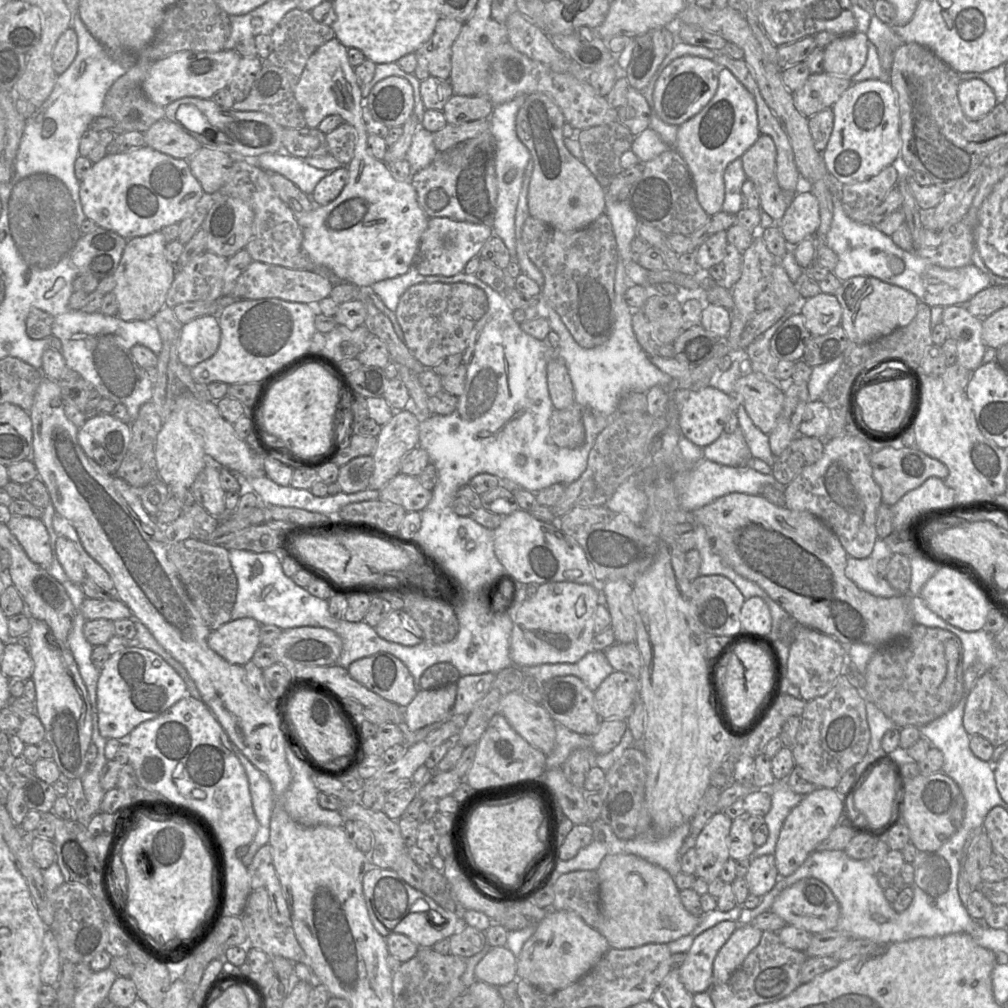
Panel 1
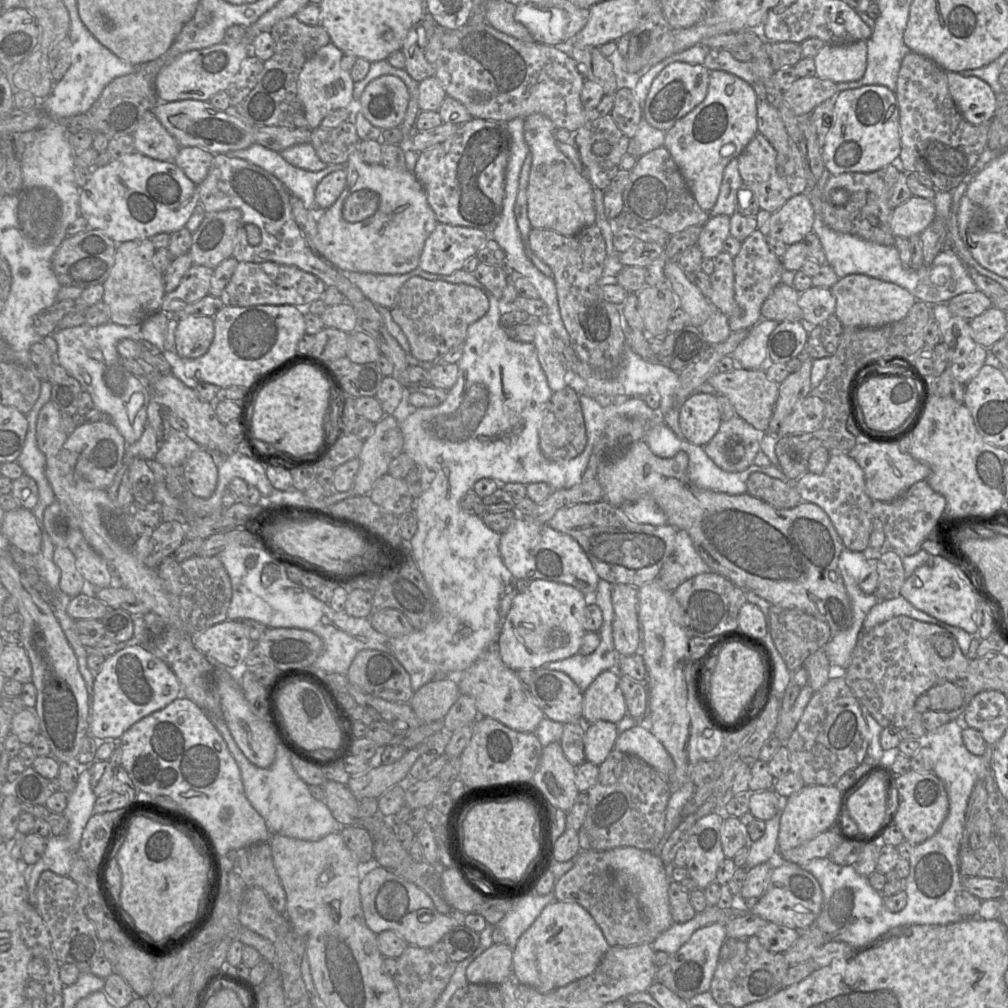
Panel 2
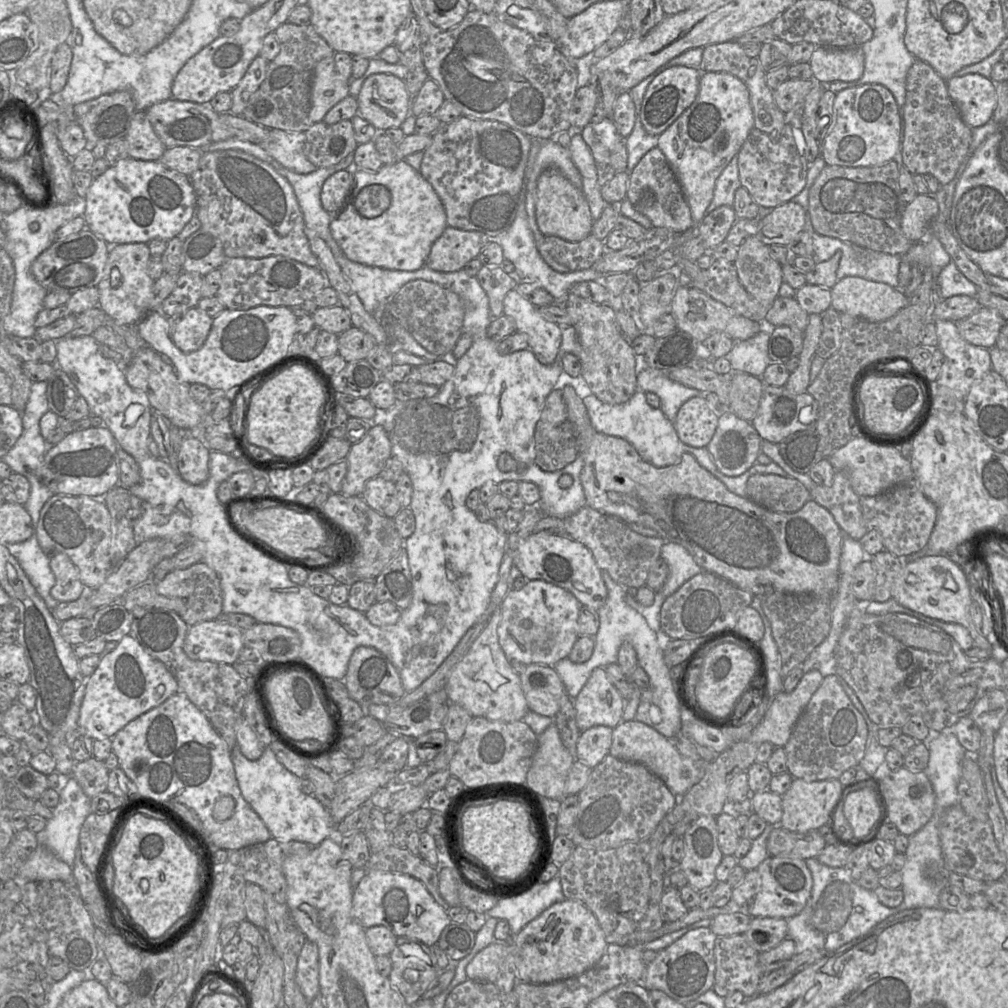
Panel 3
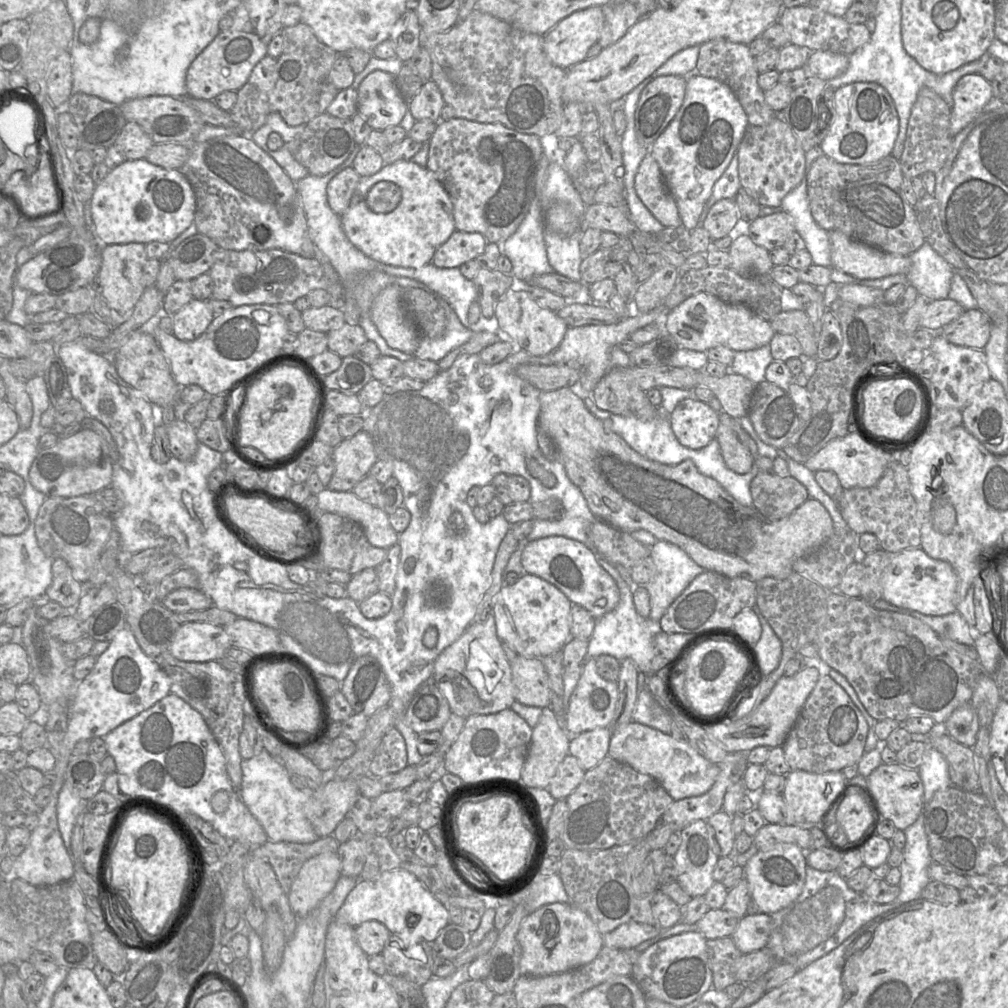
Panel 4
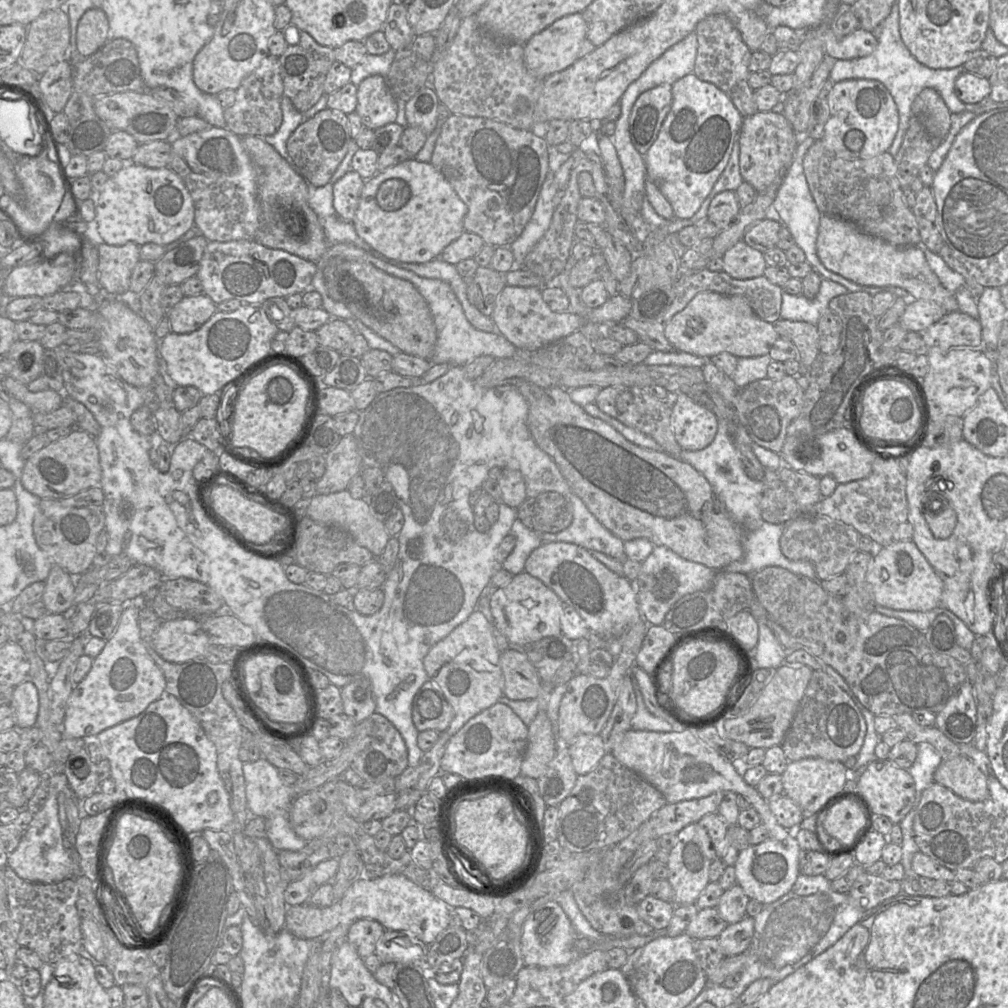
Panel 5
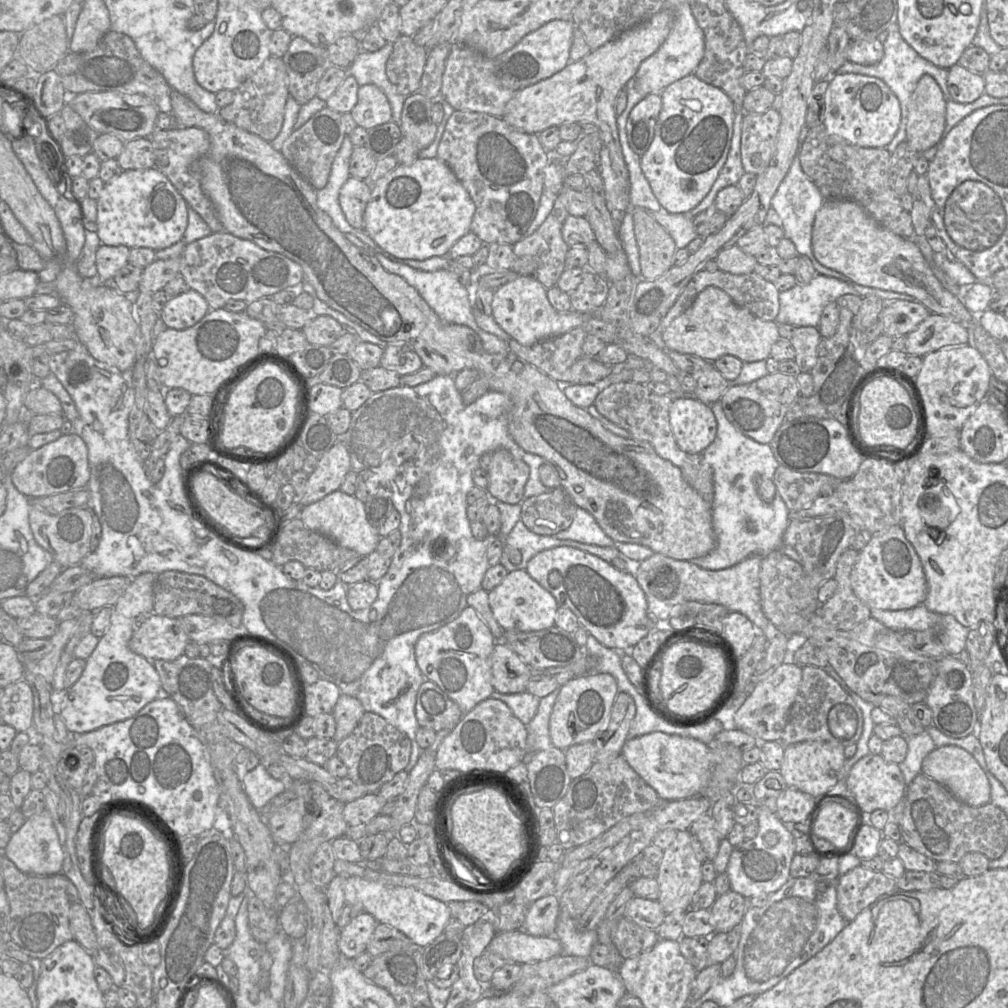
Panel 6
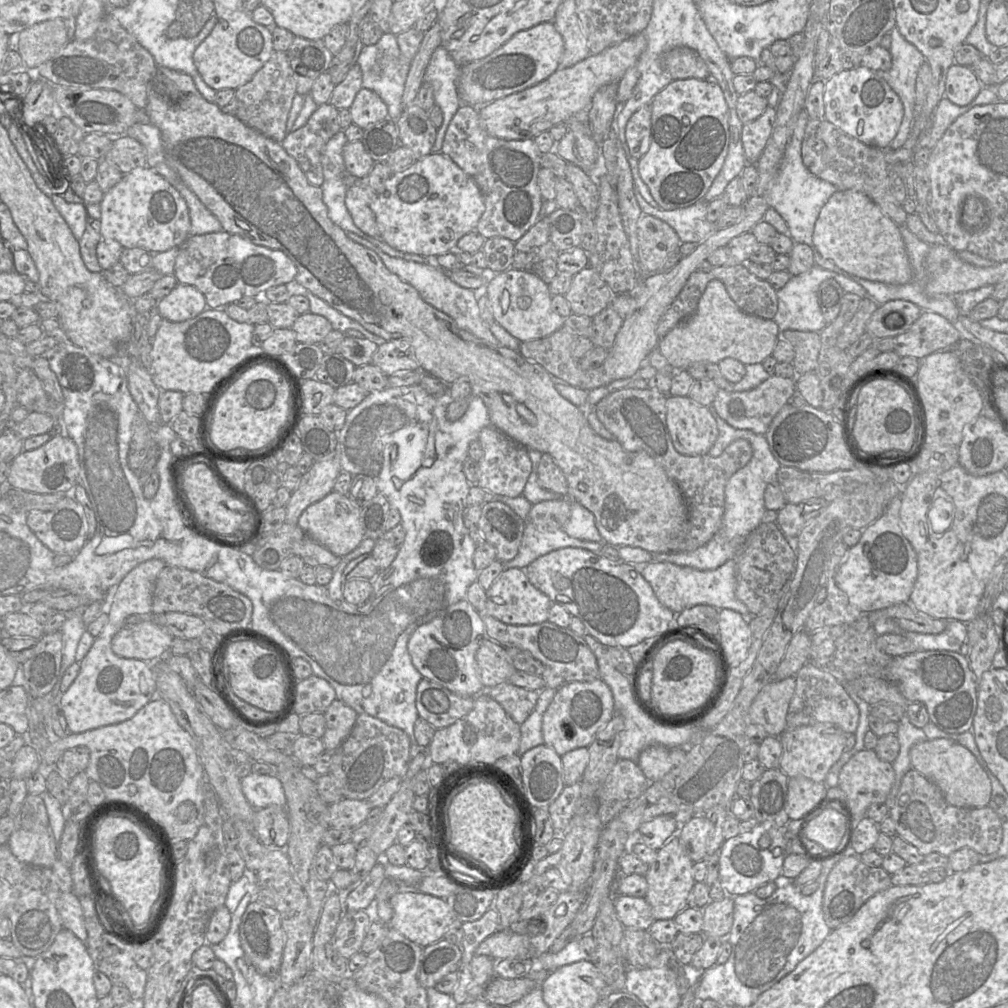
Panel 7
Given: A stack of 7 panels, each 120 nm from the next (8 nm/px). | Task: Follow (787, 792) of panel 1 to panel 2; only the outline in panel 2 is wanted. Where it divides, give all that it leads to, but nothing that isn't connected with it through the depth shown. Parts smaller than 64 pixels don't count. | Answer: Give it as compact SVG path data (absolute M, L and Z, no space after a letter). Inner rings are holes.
M779 796L779 810L773 818L765 821L764 835L749 845L748 858L743 867L745 870L749 870L758 864L773 863L776 860L780 818L787 798Z

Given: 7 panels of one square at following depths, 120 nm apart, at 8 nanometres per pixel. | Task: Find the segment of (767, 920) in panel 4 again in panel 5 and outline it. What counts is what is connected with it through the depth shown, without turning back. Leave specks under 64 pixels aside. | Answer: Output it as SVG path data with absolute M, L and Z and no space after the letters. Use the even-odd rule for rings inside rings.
M745 916L728 926L717 937L726 957L743 953L750 946L754 934L754 917Z

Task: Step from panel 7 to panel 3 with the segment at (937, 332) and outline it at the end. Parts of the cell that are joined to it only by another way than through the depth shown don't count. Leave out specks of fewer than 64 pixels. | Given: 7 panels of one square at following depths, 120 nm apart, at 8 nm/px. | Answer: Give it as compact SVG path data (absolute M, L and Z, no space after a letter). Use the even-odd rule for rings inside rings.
M981 306L972 315L955 323L965 341L990 349L996 344L1003 326L1003 318L997 310Z

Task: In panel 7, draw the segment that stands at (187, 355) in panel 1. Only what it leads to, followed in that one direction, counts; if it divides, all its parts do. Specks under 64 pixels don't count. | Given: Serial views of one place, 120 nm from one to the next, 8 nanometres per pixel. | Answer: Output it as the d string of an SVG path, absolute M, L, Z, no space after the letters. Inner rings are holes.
M178 283L157 303L158 313L171 322L195 318L207 308L205 296L194 286Z

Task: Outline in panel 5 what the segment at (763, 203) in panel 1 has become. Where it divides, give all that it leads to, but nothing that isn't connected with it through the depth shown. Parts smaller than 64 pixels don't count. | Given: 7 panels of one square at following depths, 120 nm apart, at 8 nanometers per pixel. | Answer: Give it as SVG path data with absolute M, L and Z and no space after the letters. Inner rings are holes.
M756 112L743 119L740 129L739 166L744 181L751 184L757 192L765 190L776 179L784 179L788 172L798 145L797 134L781 112Z

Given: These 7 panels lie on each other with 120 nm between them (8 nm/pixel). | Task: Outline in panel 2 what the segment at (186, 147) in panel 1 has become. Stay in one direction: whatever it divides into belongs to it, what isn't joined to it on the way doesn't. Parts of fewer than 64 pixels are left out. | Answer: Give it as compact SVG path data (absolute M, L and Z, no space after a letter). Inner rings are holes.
M151 111L142 116L132 133L135 151L159 161L173 161L180 145Z

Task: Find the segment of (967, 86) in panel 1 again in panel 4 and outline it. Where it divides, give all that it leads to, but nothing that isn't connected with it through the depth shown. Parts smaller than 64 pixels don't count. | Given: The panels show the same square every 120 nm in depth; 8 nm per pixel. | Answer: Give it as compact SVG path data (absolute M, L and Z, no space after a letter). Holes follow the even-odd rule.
M979 73L964 75L954 87L949 132L955 137L993 101L991 82Z

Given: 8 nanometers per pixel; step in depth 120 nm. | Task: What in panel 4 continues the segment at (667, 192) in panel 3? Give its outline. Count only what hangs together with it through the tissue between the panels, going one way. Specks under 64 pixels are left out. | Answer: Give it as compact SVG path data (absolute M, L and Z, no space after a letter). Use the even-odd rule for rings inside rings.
M650 152L640 163L636 173L635 190L644 205L664 227L682 225L676 201Z

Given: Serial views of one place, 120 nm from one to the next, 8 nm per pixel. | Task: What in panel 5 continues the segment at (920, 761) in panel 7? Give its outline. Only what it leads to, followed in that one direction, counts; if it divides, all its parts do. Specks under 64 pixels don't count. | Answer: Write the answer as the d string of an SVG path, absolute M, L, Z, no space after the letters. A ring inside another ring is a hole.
M963 755L949 760L942 759L933 779L935 783L947 787L968 801L980 802L990 798L985 775Z

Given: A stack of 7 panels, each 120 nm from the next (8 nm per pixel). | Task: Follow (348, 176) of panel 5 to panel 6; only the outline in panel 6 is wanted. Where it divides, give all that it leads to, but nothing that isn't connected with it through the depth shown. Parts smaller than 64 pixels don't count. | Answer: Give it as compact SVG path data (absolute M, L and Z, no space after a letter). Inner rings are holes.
M350 177L339 193L339 204L348 223L364 229L364 212L371 197L371 184L365 180Z

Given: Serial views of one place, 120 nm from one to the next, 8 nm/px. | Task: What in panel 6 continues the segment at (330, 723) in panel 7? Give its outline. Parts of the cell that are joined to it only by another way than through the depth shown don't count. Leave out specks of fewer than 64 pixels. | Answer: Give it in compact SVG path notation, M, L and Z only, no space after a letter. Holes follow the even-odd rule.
M341 694L332 712L336 721L336 732L333 739L339 743L358 725L365 710L361 702L352 696Z

